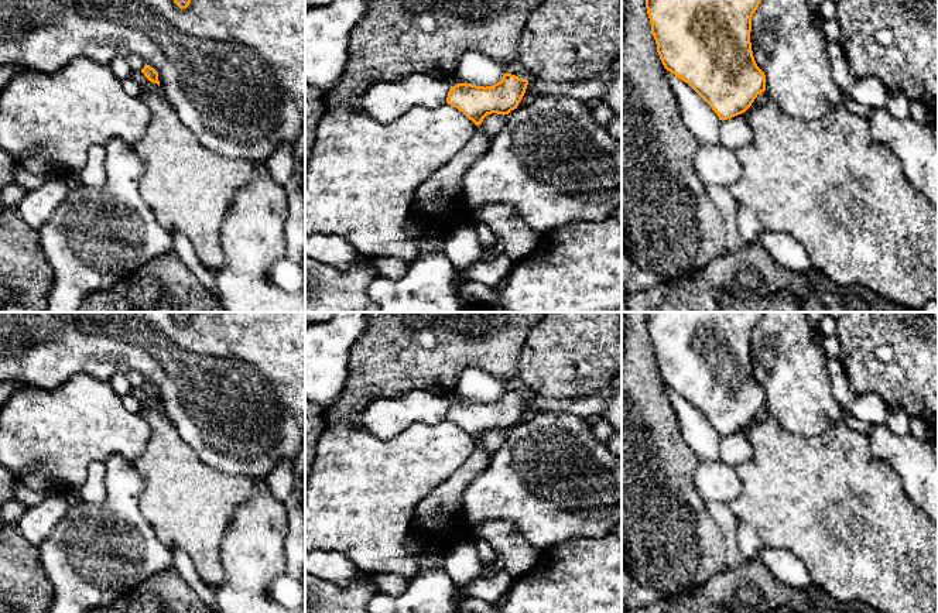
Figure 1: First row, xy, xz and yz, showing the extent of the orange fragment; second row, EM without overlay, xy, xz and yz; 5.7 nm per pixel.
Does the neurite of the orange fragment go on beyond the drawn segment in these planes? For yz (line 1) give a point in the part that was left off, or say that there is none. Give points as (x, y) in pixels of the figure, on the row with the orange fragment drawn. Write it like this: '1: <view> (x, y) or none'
1: none

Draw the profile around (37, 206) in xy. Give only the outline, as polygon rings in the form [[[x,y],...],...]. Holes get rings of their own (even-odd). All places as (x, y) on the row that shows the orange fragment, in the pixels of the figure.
[[[57,177],[42,186],[28,191],[17,209],[27,225],[38,232],[52,216],[58,205],[68,196],[69,191],[64,178]]]

